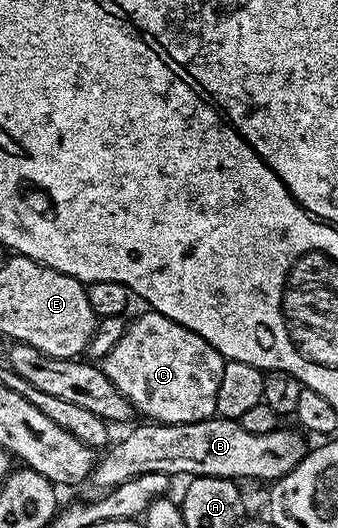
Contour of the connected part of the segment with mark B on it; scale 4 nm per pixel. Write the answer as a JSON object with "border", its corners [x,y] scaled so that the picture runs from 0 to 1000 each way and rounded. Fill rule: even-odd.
{"border":[[[639,788],[559,803],[435,795],[420,803],[426,807],[382,816],[364,837],[340,837],[305,862],[320,860],[308,867],[302,862],[284,873],[263,907],[266,919],[284,920],[284,930],[322,930],[337,920],[370,917],[388,905],[411,905],[420,898],[553,898],[550,902],[565,905],[811,909],[879,886],[879,879],[891,879],[914,854],[914,841],[893,830],[899,824],[882,813],[873,816],[822,811],[784,818],[781,824],[760,824],[751,818],[731,818],[713,799],[692,792]]]}

